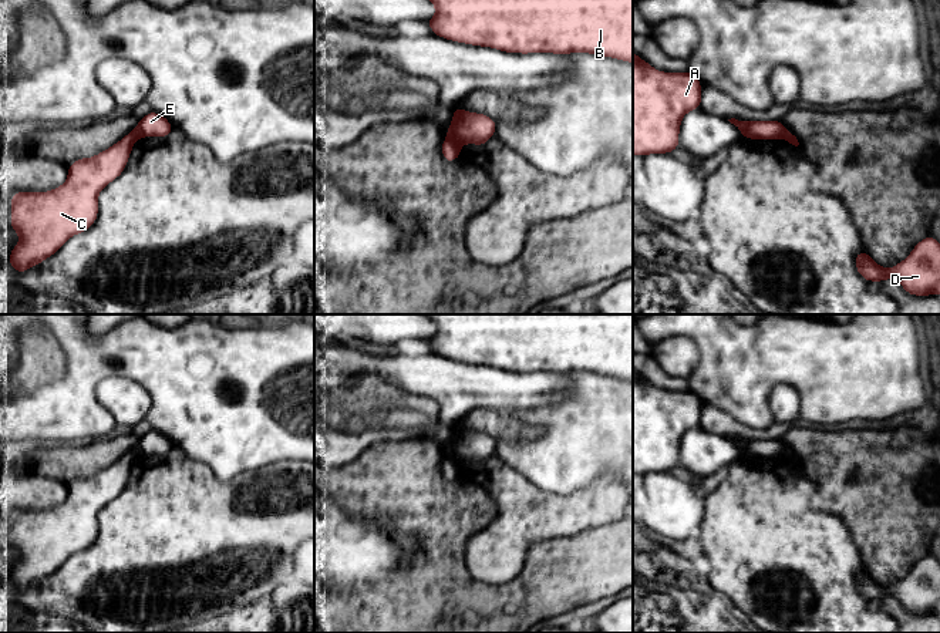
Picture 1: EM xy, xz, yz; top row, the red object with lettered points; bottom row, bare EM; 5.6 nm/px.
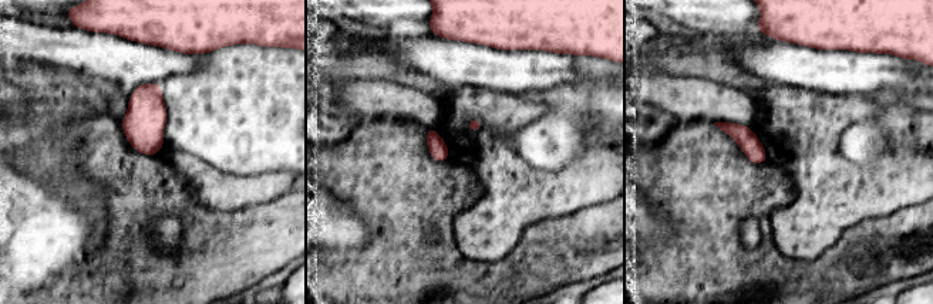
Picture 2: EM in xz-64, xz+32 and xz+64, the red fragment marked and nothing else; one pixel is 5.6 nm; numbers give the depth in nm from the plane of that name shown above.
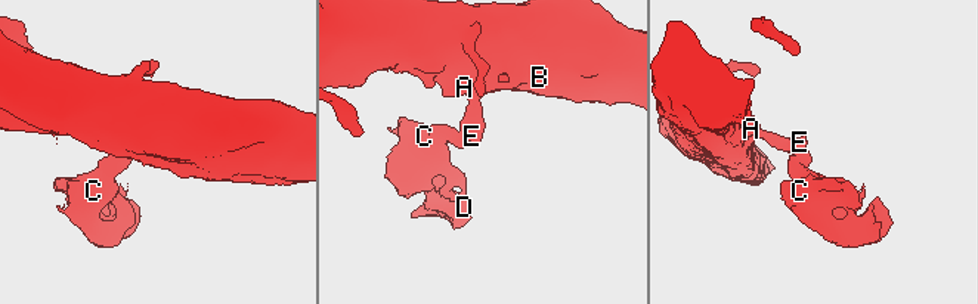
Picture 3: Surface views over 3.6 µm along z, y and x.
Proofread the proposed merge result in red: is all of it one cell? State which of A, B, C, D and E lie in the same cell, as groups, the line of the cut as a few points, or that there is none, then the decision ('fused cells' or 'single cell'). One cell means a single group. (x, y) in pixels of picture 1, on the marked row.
A B E / C D; cut in xz along (447, 137), (460, 148); fused cells

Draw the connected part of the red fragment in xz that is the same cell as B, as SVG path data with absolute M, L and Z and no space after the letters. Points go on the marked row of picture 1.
M429 0L435 6L435 14L427 21L435 36L449 41L462 44L472 44L478 47L492 47L503 53L552 53L552 54L570 54L587 53L602 57L617 58L626 63L633 63L633 0Z

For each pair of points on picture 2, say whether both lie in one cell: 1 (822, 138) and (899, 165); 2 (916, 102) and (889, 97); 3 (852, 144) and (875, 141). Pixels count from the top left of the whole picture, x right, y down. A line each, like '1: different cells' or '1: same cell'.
1: same cell
2: same cell
3: same cell

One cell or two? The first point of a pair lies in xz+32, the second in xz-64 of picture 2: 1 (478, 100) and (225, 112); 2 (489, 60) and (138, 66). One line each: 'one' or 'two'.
1: two
2: one

